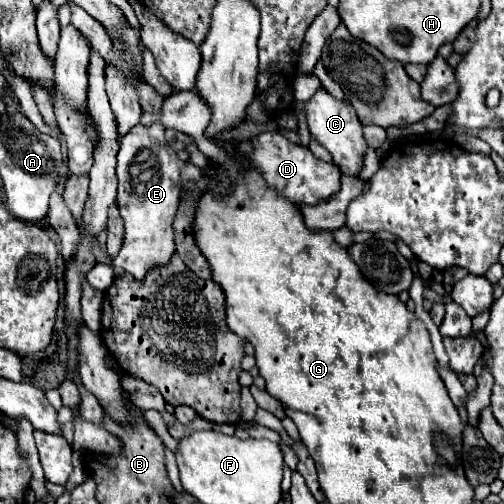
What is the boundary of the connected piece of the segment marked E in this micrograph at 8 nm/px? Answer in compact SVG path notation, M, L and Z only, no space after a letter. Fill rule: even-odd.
M136 124L120 142L118 152L118 210L124 220L126 236L120 254L114 264L124 268L136 280L144 280L148 270L164 266L174 254L174 232L172 220L178 210L180 198L180 168L182 160L176 158L174 150L164 140L164 128L152 124L152 128L142 128ZM152 162L152 172L150 172Z

